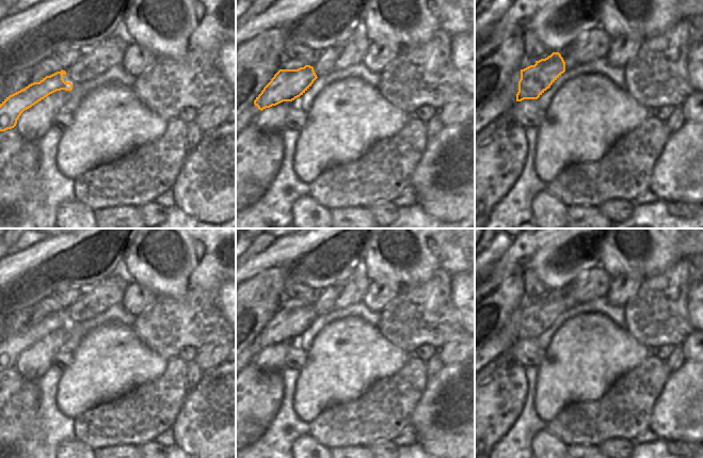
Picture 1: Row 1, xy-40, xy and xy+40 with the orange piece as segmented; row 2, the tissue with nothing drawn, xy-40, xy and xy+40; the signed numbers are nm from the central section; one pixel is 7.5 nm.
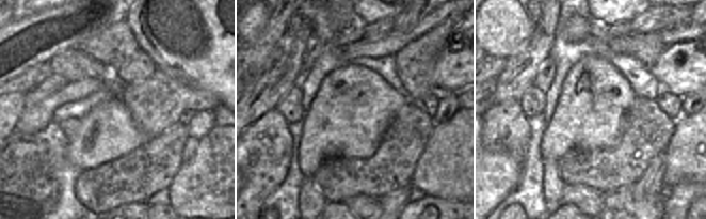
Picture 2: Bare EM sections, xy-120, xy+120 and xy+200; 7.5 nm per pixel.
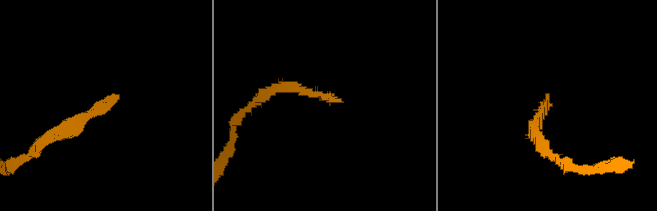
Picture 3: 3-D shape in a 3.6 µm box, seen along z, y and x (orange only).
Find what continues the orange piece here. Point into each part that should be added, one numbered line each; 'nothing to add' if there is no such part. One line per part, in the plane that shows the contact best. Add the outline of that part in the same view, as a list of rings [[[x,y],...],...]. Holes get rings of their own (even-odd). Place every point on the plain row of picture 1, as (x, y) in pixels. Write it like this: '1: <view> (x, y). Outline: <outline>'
1: xy+40 (594, 284). Outline: [[[601,264],[580,274],[566,289],[560,291],[565,301],[565,310],[605,297],[612,278],[607,277],[604,271]]]

